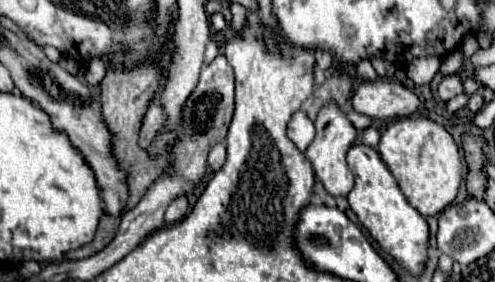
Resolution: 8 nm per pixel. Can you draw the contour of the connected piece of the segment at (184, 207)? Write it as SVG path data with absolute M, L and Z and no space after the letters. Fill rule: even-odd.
M177 196L177 198L167 206L167 210L165 210L165 222L167 222L167 224L179 222L181 218L185 218L187 210L189 210L187 198L185 198L185 196Z

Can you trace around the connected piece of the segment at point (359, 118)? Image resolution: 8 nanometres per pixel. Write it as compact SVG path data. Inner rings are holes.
M349 108L349 120L353 122L353 126L359 130L359 132L363 132L365 128L369 128L371 126L371 118L369 116L365 116L365 114L359 114L359 112L355 112L355 110L351 110Z

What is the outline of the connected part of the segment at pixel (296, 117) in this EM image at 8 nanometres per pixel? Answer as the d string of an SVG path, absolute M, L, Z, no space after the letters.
M295 112L289 120L289 126L287 126L287 136L295 142L295 146L305 152L307 146L311 144L311 140L315 138L315 126L313 122L307 118L305 112Z

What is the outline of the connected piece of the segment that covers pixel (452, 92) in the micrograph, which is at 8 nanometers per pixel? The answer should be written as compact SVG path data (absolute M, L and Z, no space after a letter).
M443 76L441 82L437 84L437 94L441 100L451 100L453 96L461 94L463 92L463 86L461 86L461 80L459 76Z

